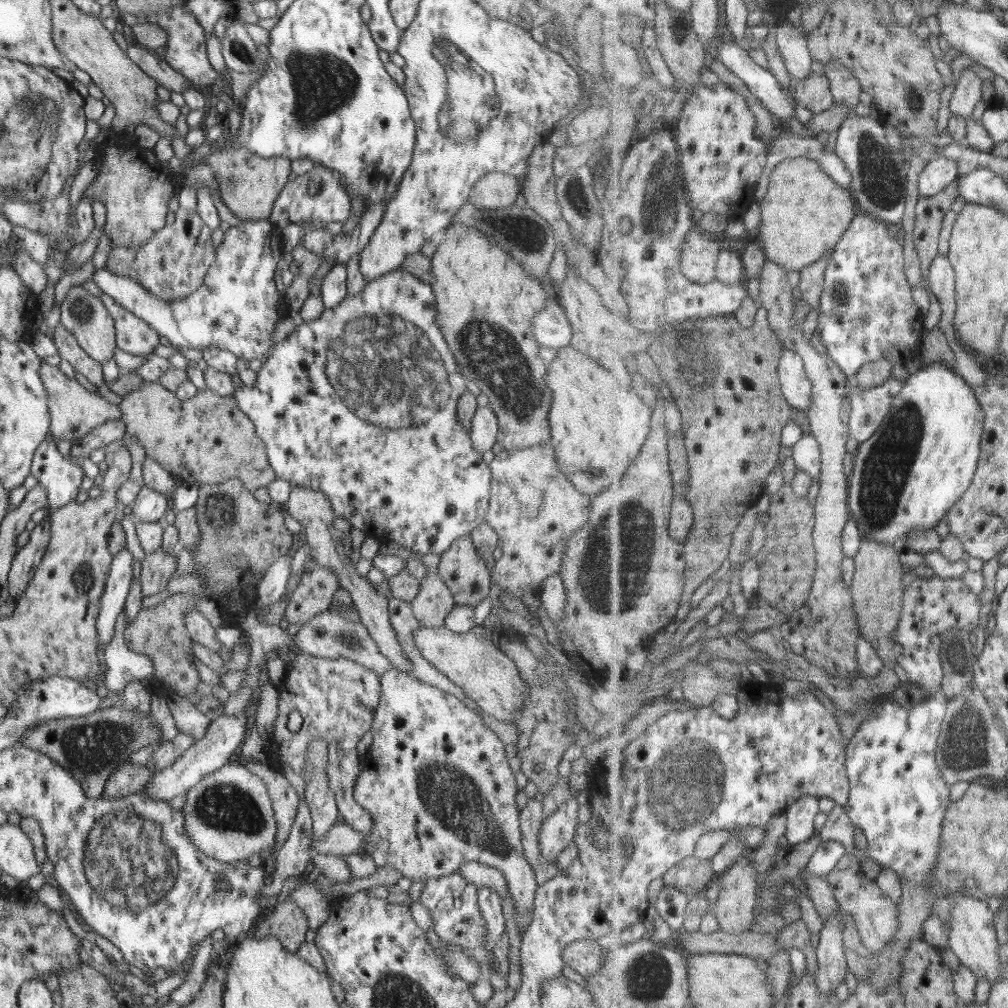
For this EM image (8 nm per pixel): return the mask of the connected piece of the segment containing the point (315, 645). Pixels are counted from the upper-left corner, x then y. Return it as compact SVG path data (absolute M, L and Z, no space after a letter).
M331 610L319 612L300 626L299 631L292 638L292 643L298 653L304 652L325 659L347 658L372 669L379 675L393 669L391 662L379 651L378 645L373 641L368 629L360 620L345 618L339 612L332 612Z

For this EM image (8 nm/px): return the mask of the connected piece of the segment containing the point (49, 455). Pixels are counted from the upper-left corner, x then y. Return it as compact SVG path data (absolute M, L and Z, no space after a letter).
M44 439L34 454L32 476L46 489L51 511L75 501L85 472L58 452L55 440Z

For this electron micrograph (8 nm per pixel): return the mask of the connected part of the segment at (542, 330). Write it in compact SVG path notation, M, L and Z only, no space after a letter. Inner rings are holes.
M559 301L548 302L533 318L533 335L540 346L562 348L572 338L572 328Z

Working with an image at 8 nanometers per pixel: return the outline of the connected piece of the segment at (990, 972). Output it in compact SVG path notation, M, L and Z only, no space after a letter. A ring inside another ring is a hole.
M954 893L957 905L953 910L952 931L950 936L950 948L959 957L962 964L970 966L976 975L982 979L990 979L992 983L1000 983L1004 979L1003 957L1000 956L1002 947L999 938L999 929L996 924L997 913L990 908L988 899L983 896L968 896Z

